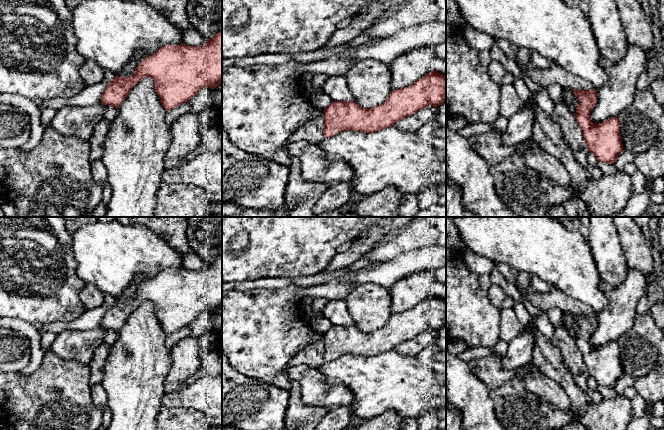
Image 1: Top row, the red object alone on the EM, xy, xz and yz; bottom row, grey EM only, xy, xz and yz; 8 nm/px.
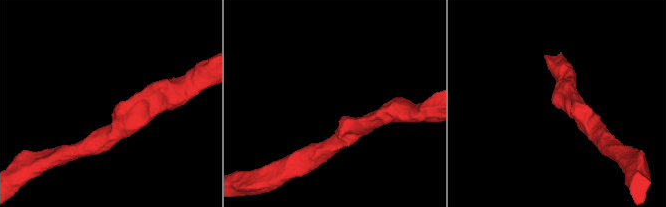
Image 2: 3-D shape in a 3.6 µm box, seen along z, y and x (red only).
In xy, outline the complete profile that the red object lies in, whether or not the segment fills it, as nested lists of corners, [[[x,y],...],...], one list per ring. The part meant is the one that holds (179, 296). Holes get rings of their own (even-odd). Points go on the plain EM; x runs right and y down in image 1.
[[[222,254],[205,269],[165,269],[142,284],[129,301],[115,302],[106,310],[103,329],[116,333],[143,302],[154,304],[155,315],[166,335],[195,320],[203,311],[215,313],[222,305]]]

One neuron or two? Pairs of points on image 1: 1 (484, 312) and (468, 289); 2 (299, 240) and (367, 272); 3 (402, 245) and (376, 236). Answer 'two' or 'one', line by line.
1: one
2: two
3: two

